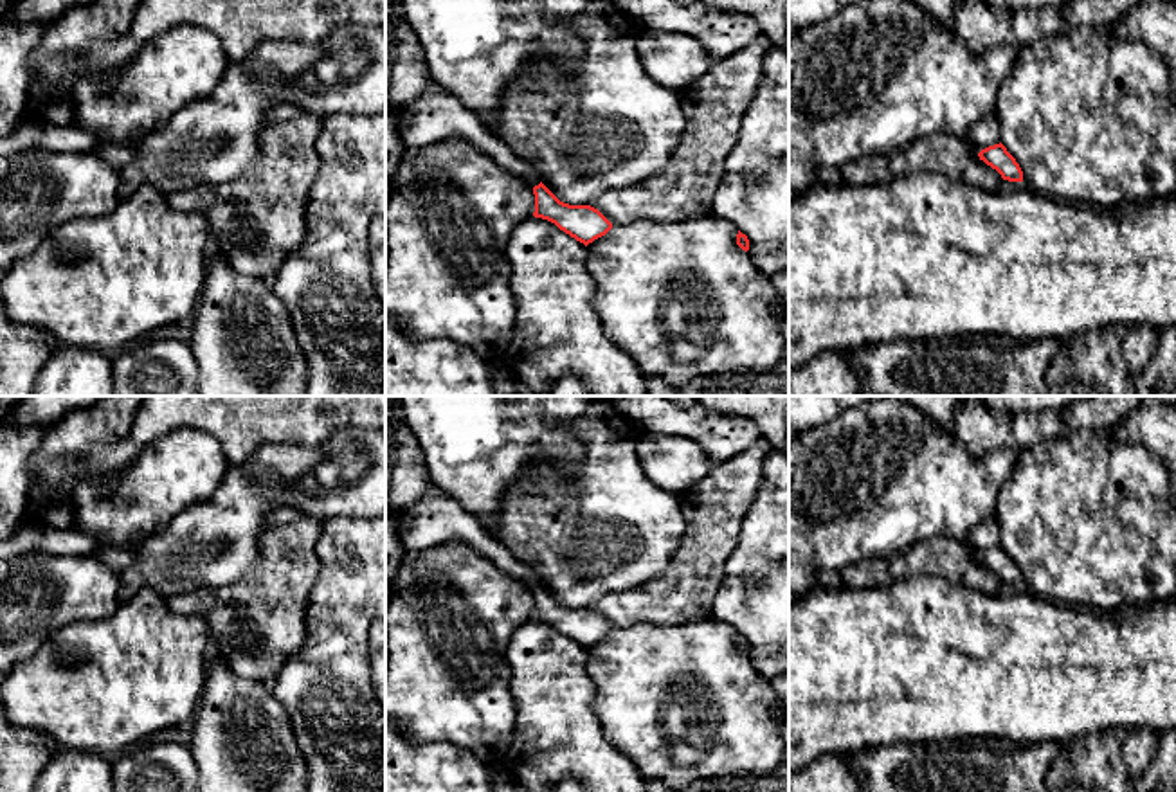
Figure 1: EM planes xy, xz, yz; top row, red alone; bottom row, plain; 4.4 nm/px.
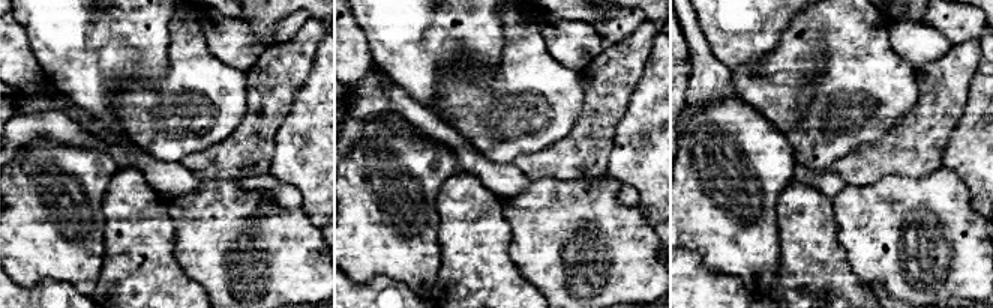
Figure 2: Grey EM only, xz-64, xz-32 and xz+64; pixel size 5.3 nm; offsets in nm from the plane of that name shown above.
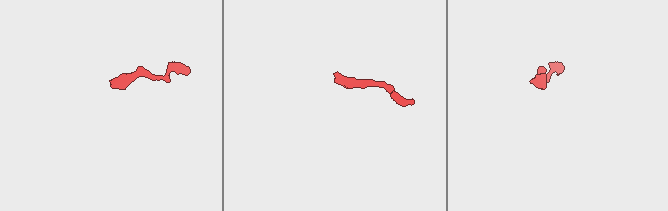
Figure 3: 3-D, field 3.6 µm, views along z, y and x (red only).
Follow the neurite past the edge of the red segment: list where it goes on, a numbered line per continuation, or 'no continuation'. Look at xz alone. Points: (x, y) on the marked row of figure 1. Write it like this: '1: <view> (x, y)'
1: xz (434, 116)

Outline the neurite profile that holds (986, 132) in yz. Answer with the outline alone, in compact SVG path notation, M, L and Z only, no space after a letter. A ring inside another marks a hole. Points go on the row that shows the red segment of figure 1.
M996 115L978 121L967 133L978 151L1000 144L1001 130Z

